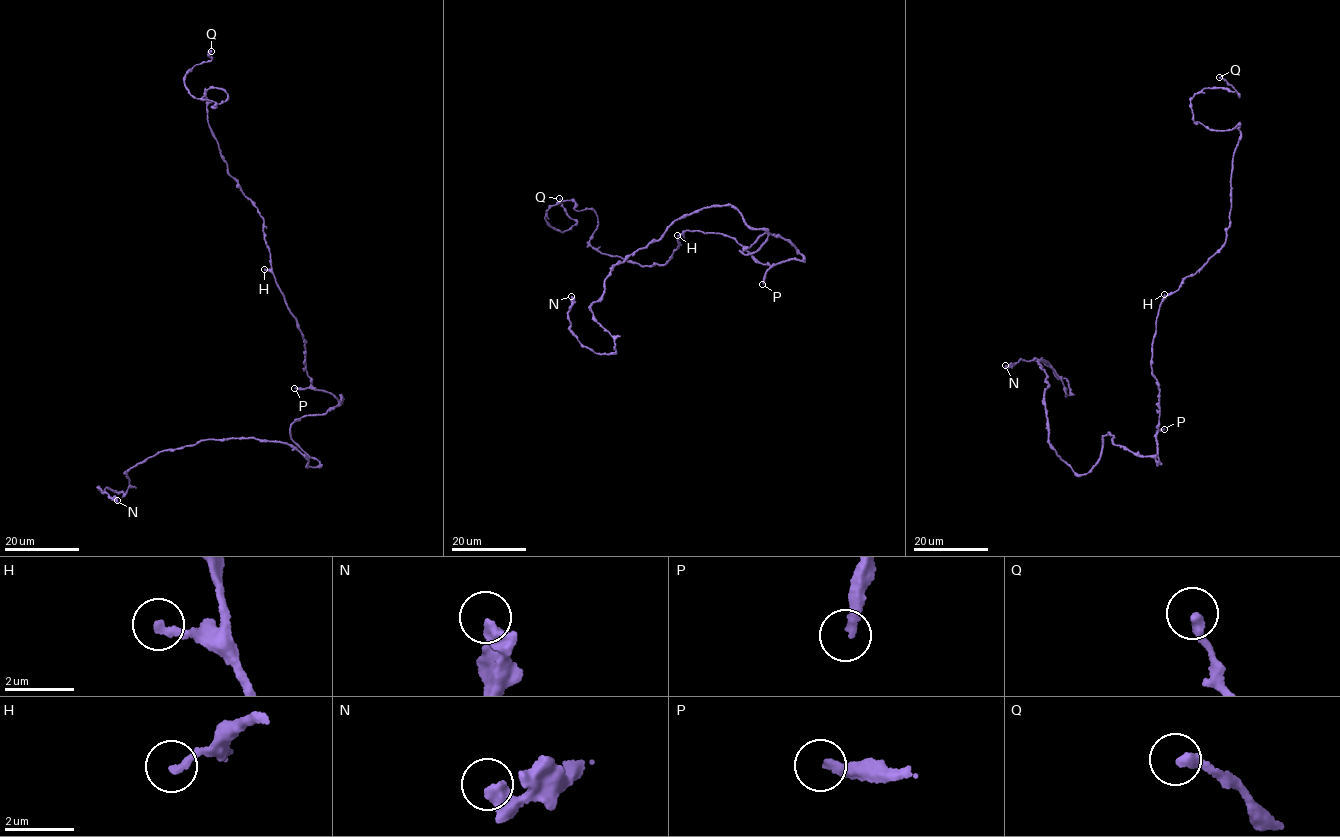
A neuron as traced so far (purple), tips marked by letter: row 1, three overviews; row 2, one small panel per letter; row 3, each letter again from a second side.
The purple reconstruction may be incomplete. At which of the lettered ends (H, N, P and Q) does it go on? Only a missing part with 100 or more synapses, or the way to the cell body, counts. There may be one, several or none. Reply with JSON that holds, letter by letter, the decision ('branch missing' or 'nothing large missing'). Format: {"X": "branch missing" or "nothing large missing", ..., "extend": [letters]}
{"H": "nothing large missing", "N": "nothing large missing", "P": "branch missing", "Q": "nothing large missing", "extend": ["P"]}

